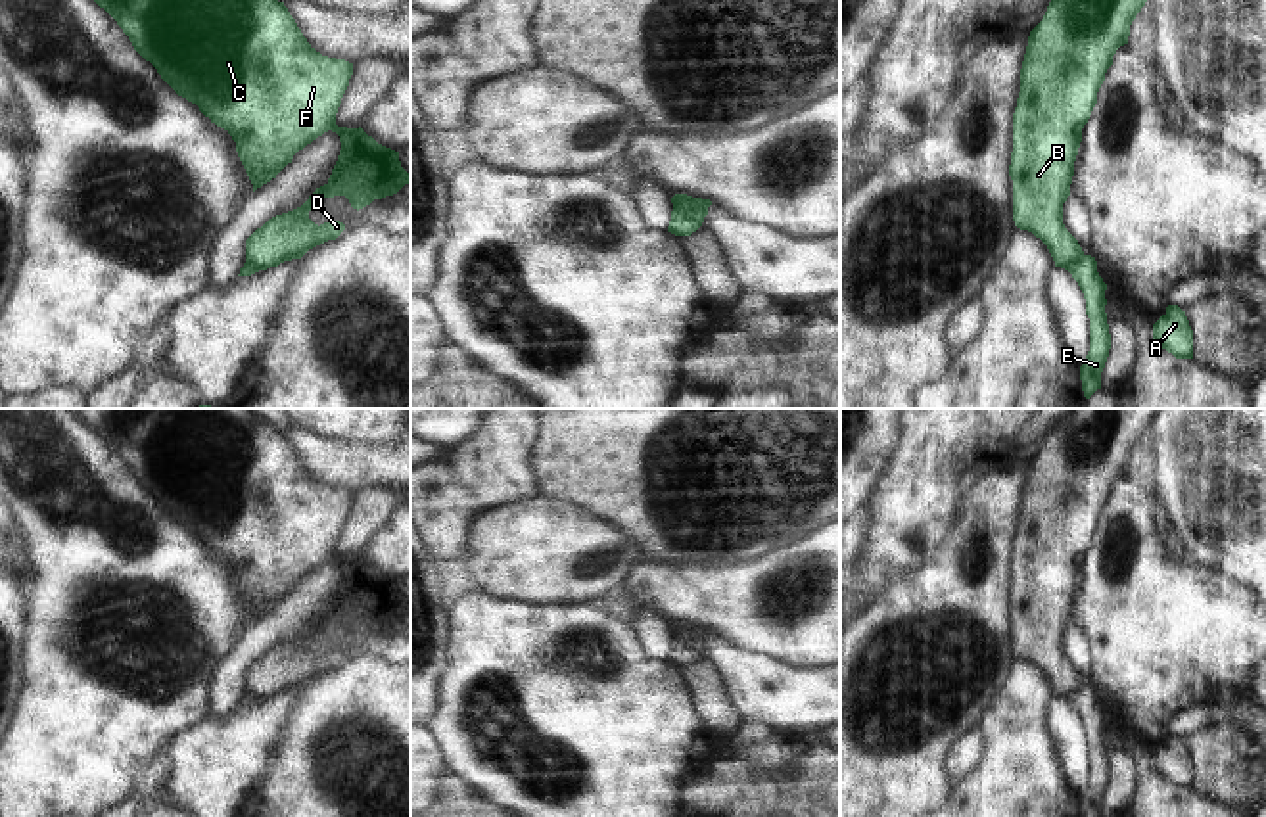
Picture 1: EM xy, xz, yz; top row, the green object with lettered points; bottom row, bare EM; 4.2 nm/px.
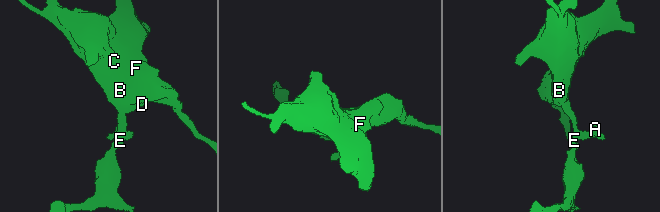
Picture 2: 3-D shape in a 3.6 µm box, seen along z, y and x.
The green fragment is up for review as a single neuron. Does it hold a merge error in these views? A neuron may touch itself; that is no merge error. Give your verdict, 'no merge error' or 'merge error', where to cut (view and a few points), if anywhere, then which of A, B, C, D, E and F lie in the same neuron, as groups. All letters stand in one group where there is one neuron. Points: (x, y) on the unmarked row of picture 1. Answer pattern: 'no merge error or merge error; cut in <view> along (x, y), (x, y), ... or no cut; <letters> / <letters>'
merge error; cut in xz along (674, 635), (699, 656); A E / B C D F

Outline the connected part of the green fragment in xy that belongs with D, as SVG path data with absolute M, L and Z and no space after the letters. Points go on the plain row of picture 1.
M71 408L123 458L134 479L182 527L196 533L236 572L253 621L276 608L307 573L332 560L341 579L328 612L288 642L269 648L246 669L246 692L267 700L301 689L309 679L336 669L345 654L315 654L311 637L345 625L353 639L397 623L410 612L399 581L378 573L361 556L336 554L336 543L353 504L353 493L316 481L284 432L269 428L249 408Z

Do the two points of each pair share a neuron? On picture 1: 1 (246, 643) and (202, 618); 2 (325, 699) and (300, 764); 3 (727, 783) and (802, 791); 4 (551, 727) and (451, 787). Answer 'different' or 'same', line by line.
1: different
2: same
3: same
4: different

